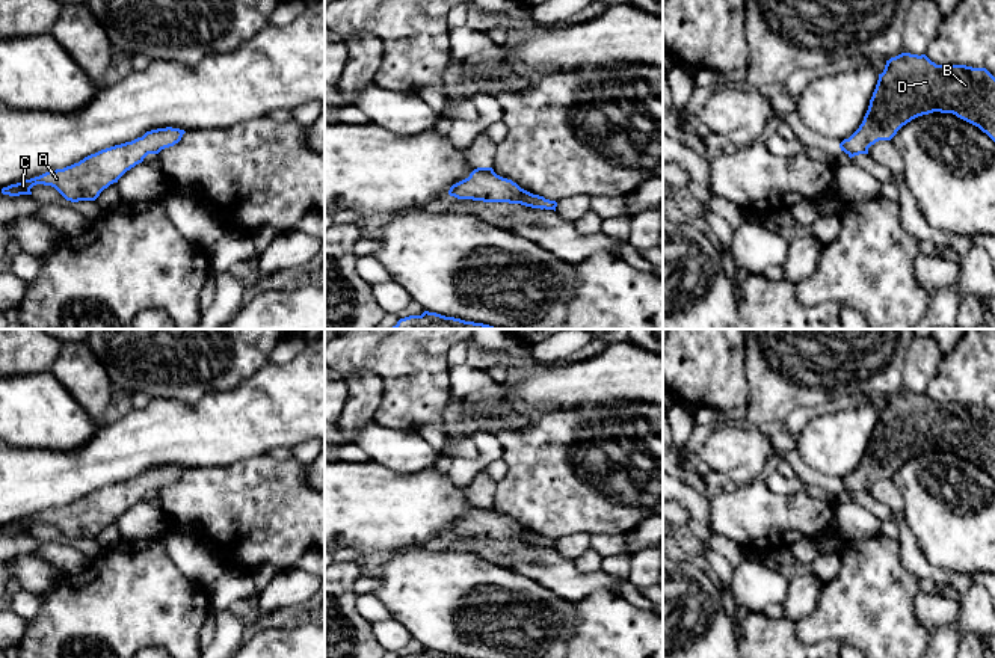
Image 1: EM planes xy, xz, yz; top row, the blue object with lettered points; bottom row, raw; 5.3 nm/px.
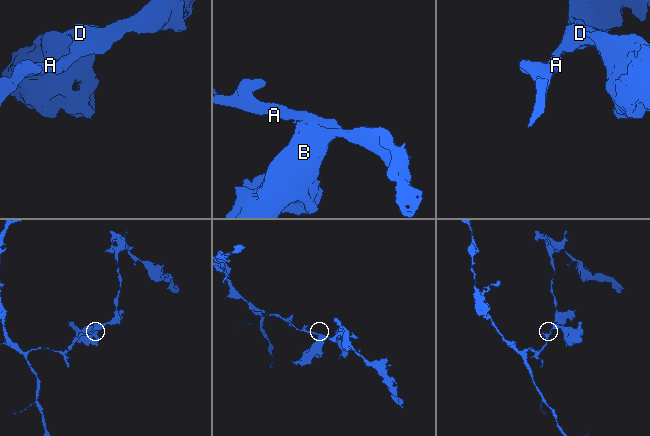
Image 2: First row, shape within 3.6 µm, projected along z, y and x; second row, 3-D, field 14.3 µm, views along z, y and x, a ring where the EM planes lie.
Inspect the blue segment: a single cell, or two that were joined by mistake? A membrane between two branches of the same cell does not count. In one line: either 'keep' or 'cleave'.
keep

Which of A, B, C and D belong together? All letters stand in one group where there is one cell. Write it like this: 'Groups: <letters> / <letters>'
Groups: A B C D

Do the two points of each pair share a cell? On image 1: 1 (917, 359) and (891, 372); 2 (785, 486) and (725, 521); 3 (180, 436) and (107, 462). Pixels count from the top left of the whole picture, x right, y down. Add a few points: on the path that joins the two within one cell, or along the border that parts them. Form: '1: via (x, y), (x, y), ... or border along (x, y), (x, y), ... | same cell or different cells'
1: border along (911, 344), (903, 367), (903, 390) | different cells
2: border along (764, 477), (764, 482), (775, 492), (799, 491) | different cells
3: via (162, 436), (135, 439), (126, 445) | same cell

